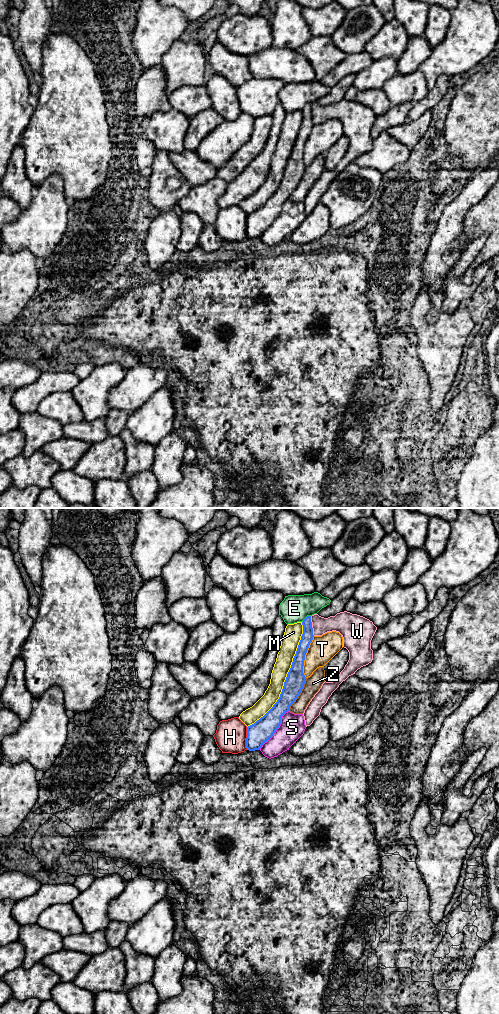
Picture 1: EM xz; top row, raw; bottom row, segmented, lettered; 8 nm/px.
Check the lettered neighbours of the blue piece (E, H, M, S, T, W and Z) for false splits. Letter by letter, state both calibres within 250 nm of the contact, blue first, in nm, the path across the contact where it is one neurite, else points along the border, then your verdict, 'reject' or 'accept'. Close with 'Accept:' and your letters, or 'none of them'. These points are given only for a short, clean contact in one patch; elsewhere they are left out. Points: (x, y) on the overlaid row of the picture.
E: 90/220 nm | reject
H: 180/240 nm | reject
M: 160/140 nm | reject
S: 180/200 nm | reject
T: 160/220 nm | reject
W: 90/160 nm | reject
Z: 160/130 nm | reject
Accept: none of them

